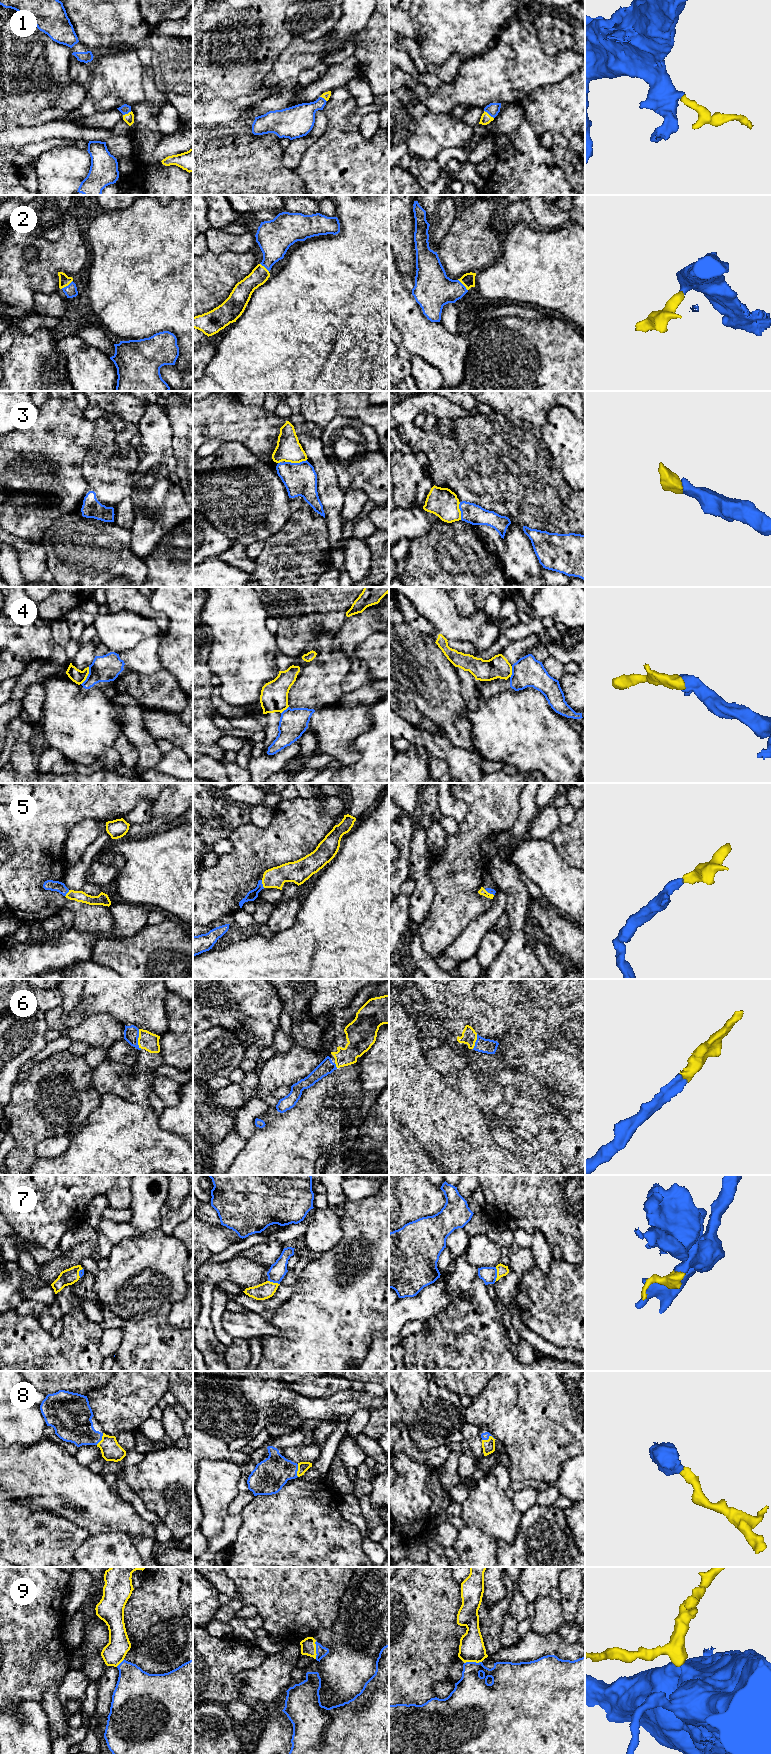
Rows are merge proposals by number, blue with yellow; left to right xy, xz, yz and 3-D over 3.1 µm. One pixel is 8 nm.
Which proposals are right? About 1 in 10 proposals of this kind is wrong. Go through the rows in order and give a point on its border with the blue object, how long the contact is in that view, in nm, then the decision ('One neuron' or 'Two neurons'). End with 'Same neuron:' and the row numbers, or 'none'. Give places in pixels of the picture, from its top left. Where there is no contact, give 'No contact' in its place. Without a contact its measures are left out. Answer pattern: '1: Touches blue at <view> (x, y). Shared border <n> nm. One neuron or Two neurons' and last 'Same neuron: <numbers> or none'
1: Touches blue at yz (489, 114). Shared border 100 nm. One neuron
2: Touches blue at xy (66, 286). Shared border 120 nm. One neuron
3: Touches blue at xz (295, 463). Shared border 180 nm. One neuron
4: Touches blue at xy (87, 676). Shared border 160 nm. Two neurons
5: Touches blue at xz (262, 884). Shared border 70 nm. One neuron
6: Touches blue at yz (476, 1041). Shared border 130 nm. One neuron
7: Touches blue at yz (496, 1274). Shared border 120 nm. One neuron
8: Touches blue at yz (488, 1438). Shared border 110 nm. One neuron
9: Touches blue at xz (316, 1650). Shared border 140 nm. One neuron
Same neuron: 1, 2, 3, 5, 6, 7, 8, 9

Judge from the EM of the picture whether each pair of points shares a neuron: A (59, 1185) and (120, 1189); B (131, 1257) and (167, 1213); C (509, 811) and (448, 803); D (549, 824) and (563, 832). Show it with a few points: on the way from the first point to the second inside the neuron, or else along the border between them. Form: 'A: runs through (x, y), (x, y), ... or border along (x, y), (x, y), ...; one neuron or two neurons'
A: border along (116, 1185), (111, 1187), (105, 1194); two neurons
B: border along (159, 1229), (171, 1235); two neurons
C: border along (450, 793), (466, 806), (466, 814), (459, 823); two neurons
D: border along (561, 824), (550, 838); two neurons

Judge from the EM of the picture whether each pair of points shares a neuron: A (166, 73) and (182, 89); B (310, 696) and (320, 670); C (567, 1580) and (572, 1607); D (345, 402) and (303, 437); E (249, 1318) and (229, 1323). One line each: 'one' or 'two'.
A: one
B: one
C: one
D: two
E: one

